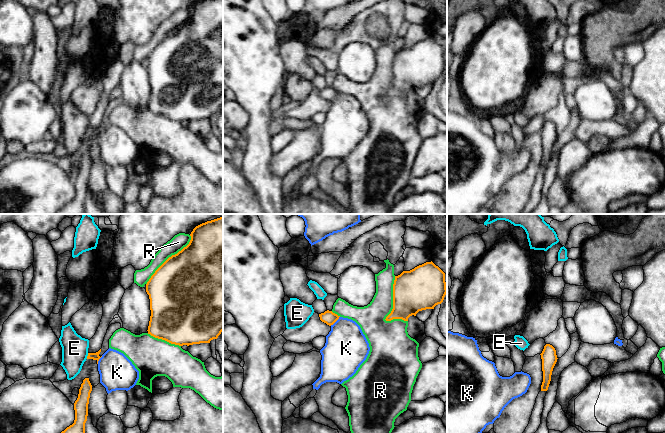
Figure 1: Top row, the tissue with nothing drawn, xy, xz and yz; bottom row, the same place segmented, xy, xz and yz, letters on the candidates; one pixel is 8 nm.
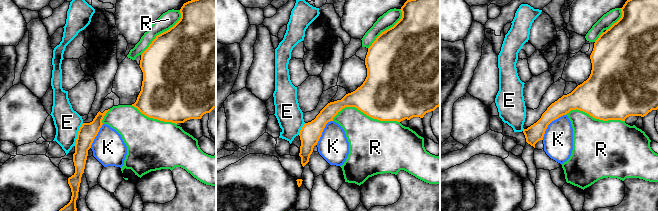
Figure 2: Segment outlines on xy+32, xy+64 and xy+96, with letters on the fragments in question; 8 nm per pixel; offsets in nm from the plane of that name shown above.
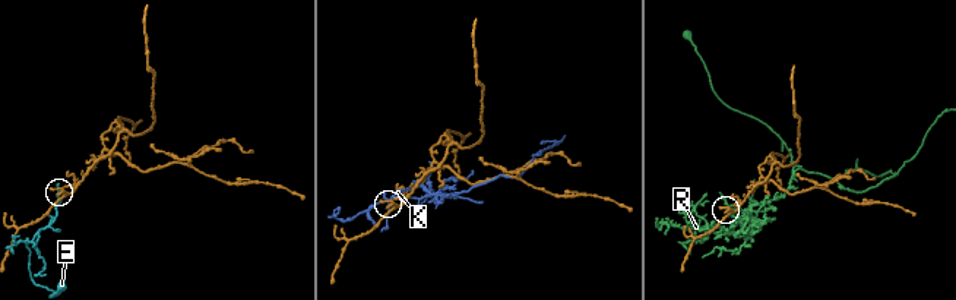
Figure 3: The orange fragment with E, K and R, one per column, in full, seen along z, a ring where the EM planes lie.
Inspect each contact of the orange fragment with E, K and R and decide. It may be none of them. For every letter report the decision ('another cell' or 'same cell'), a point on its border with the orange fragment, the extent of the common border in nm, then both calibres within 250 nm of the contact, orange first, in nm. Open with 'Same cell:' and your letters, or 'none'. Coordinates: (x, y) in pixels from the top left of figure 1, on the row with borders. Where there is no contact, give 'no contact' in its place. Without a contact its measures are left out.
Same cell: none
E: another cell | xy (87, 356) | 50 nm | 60/200 nm
K: another cell | xz (335, 321) | 110 nm | 110/340 nm
R: another cell | xz (392, 309) | 380 nm | 340/320 nm

